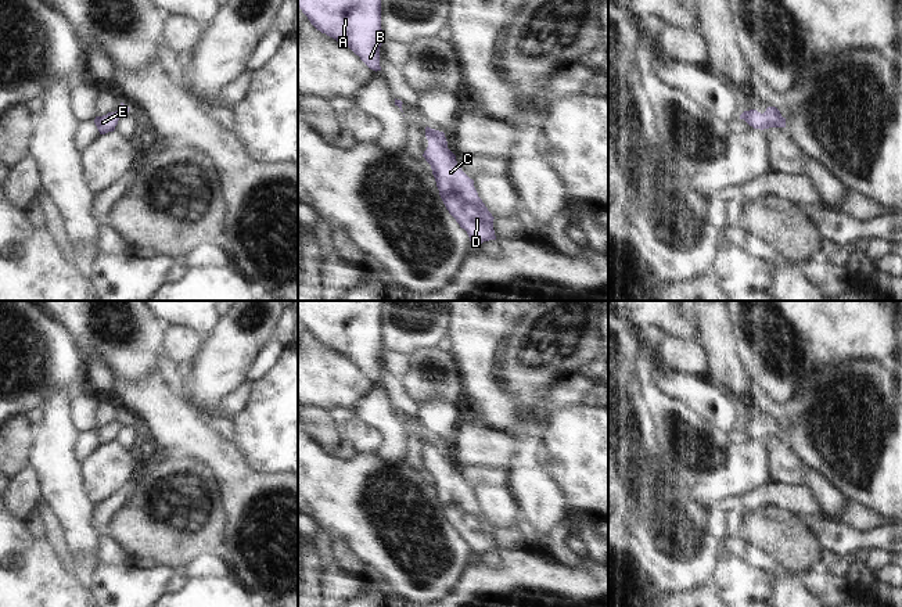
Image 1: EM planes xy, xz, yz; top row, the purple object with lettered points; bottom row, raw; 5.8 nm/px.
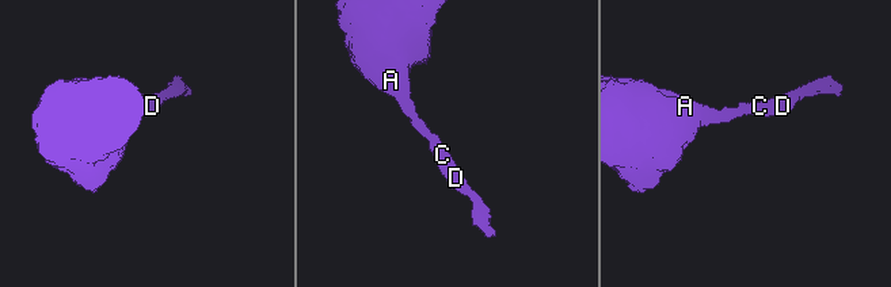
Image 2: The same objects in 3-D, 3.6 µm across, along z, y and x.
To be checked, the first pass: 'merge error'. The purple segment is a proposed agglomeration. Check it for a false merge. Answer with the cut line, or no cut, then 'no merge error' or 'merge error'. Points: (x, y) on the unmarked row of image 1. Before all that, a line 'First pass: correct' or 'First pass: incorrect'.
First pass: incorrect
no cut; no merge error

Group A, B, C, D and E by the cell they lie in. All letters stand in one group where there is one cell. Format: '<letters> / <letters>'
A B C D E

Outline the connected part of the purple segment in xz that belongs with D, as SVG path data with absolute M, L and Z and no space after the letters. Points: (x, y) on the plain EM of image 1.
M425 438L428 457L423 467L431 475L439 506L470 552L482 554L496 550L493 527L478 507L474 491L459 477L456 466L448 459L443 442Z

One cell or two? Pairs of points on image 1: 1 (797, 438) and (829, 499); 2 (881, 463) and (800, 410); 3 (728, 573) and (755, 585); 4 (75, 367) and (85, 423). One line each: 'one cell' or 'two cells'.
1: two cells
2: one cell
3: one cell
4: two cells

